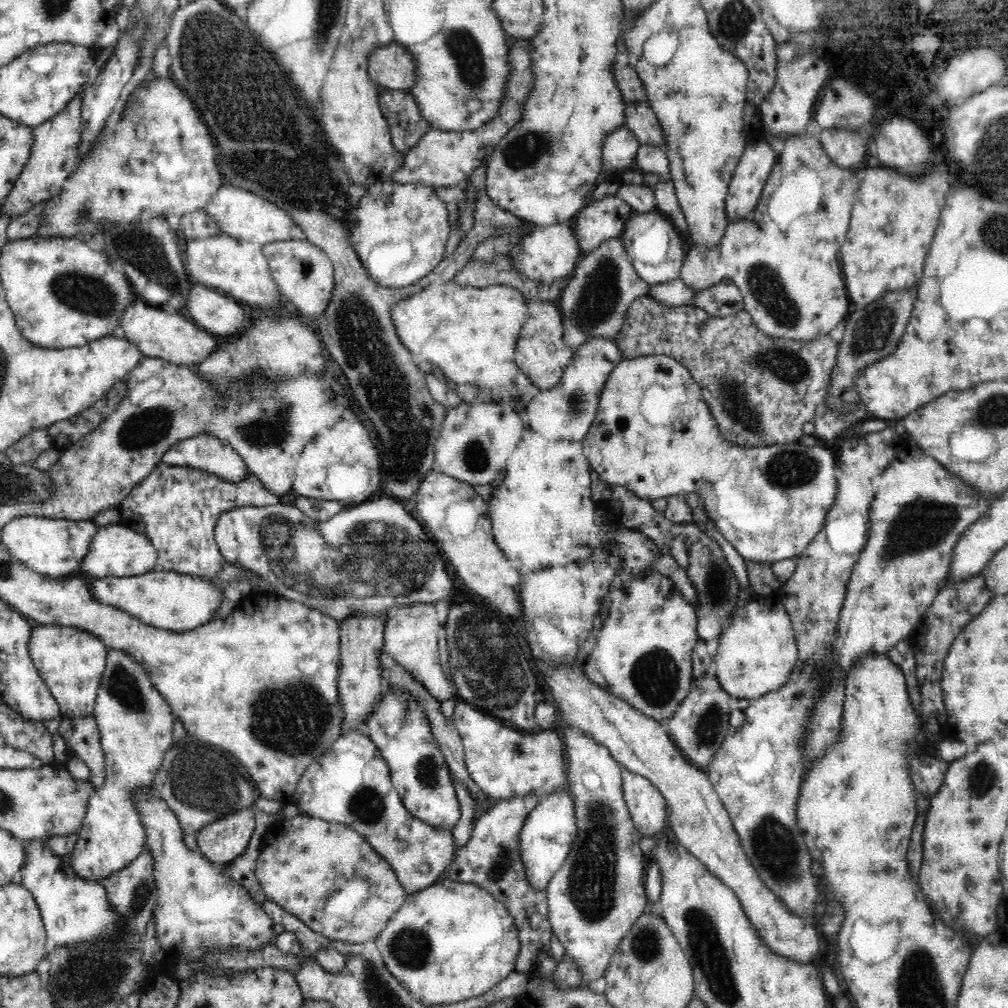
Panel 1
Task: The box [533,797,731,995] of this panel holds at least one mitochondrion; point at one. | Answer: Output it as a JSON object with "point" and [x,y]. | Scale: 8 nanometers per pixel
{"point":[646,945]}

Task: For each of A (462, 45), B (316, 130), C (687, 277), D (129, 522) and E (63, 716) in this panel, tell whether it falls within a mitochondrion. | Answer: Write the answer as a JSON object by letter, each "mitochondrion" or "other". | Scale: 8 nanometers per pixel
{"A":"mitochondrion","B":"other","C":"other","D":"other","E":"other"}

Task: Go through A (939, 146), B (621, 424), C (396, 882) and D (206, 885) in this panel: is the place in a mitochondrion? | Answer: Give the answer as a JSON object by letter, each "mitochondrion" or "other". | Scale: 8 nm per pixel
{"A":"other","B":"other","C":"other","D":"other"}

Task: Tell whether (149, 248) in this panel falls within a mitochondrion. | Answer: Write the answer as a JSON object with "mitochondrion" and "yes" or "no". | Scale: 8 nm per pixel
{"mitochondrion":"yes"}

